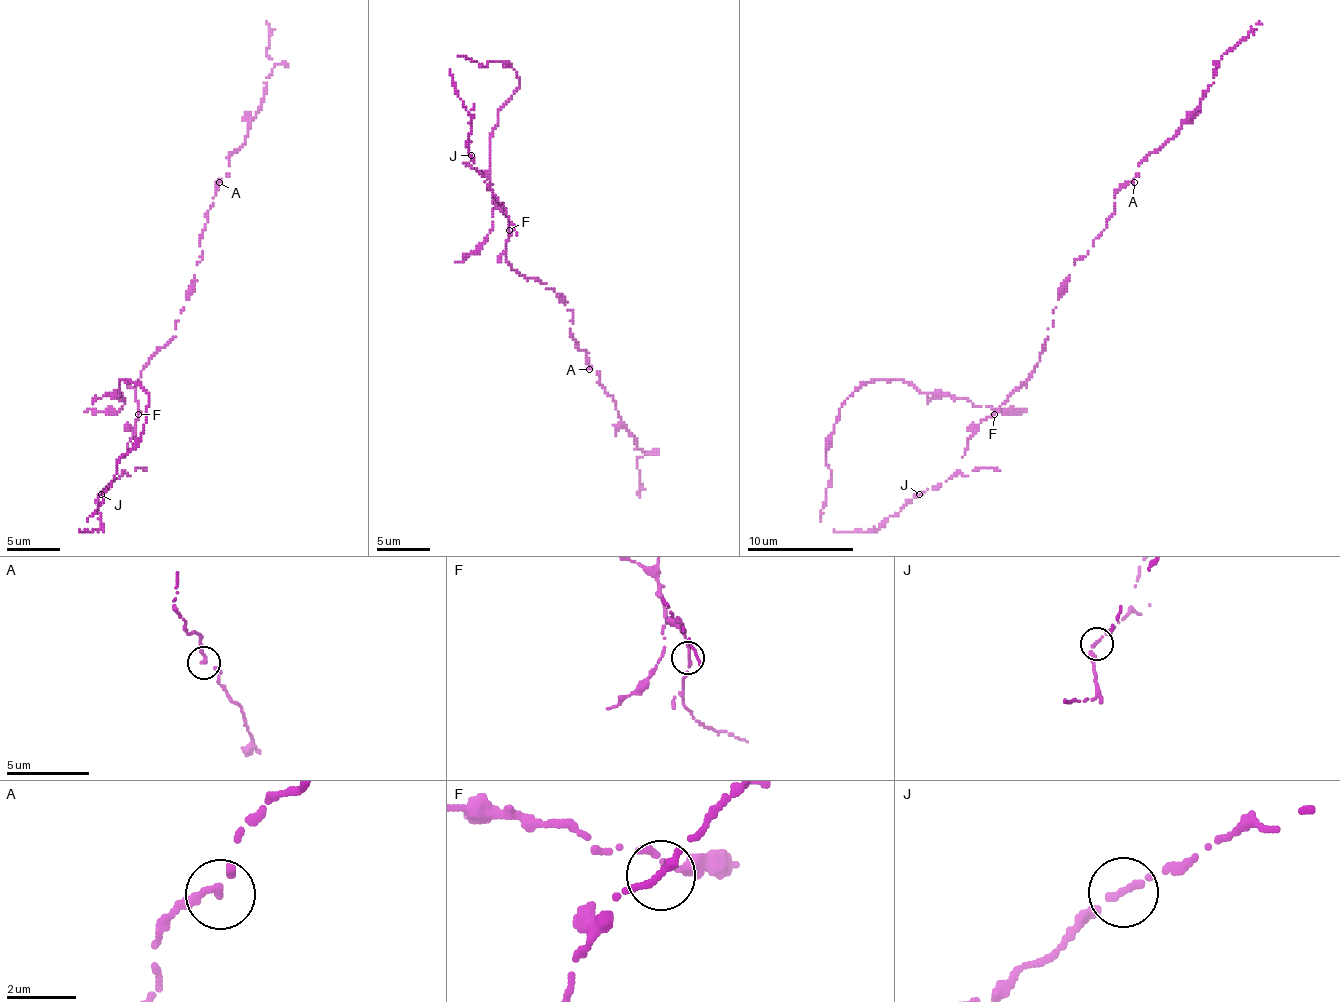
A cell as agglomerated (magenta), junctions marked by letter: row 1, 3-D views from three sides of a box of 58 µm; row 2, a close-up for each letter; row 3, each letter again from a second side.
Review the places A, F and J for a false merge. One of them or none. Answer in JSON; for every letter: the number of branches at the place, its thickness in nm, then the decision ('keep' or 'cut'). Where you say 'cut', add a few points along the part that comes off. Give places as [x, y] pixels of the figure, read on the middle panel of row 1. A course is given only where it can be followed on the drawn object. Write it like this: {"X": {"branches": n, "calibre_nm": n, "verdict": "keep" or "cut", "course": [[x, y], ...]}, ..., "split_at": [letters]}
{"A": {"branches": 1, "calibre_nm": 280, "verdict": "keep"}, "F": {"branches": 1, "calibre_nm": 280, "verdict": "keep"}, "J": {"branches": 1, "calibre_nm": 260, "verdict": "keep"}, "split_at": []}

